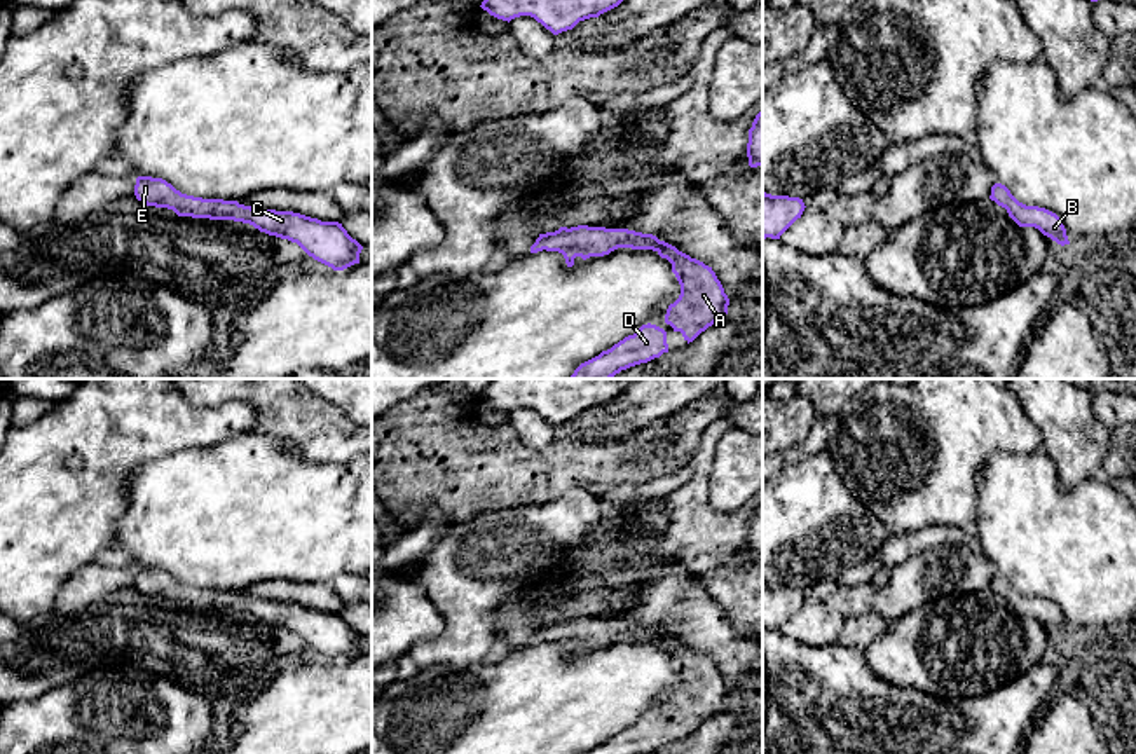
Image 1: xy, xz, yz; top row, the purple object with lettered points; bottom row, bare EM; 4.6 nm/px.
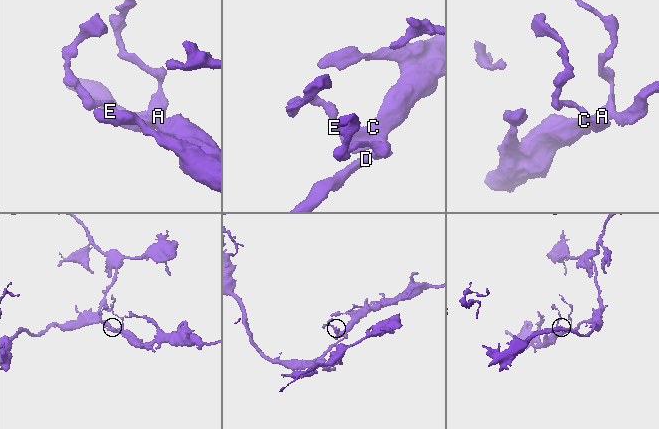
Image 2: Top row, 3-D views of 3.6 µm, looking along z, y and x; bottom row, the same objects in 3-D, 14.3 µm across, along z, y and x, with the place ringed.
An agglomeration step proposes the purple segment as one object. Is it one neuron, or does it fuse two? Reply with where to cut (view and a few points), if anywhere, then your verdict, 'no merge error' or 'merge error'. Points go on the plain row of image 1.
cut none; no merge error

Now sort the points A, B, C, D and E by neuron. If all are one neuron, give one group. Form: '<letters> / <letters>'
A B C D E

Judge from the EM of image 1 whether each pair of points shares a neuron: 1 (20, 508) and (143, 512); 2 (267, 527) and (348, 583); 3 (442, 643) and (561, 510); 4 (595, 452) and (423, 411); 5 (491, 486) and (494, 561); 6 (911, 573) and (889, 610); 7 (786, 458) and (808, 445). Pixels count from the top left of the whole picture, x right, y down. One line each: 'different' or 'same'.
1: different
2: different
3: same
4: same
5: different
6: same
7: same

